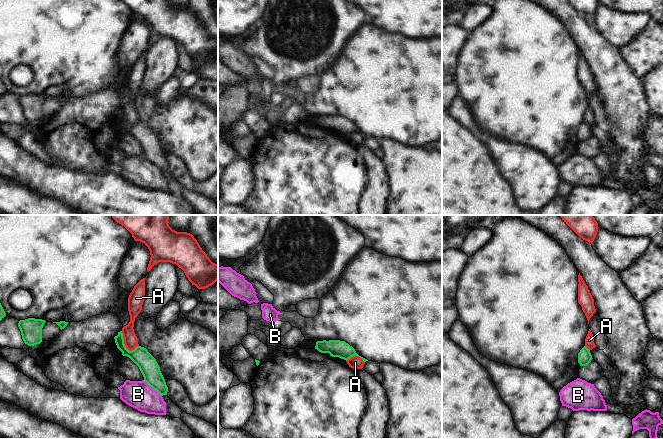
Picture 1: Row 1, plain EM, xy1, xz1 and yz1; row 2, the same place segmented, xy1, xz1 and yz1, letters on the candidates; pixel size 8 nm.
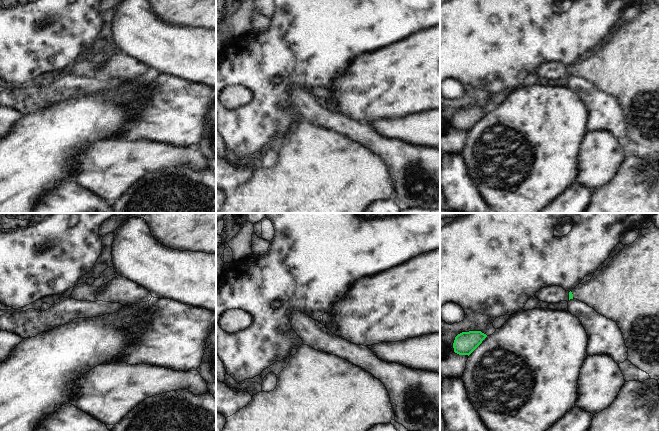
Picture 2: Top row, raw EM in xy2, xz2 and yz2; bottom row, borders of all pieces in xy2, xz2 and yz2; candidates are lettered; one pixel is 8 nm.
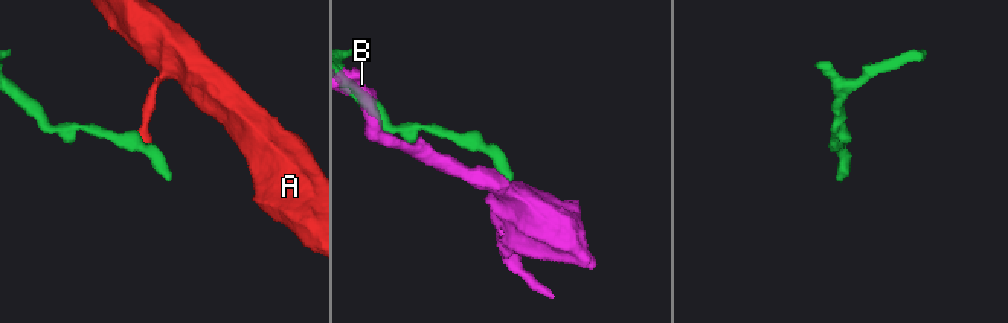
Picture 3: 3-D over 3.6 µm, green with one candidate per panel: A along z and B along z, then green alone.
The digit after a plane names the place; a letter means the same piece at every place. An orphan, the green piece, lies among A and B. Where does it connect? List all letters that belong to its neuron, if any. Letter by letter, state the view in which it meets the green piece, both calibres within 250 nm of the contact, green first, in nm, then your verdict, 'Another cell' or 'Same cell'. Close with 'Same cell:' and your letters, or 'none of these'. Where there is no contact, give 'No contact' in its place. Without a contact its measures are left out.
A: Touches green in xy1. Thickness 150 nm (green) against 110 nm. Another cell
B: Touches green in xy1. Thickness 150 nm (green) against 220 nm. Another cell
Same cell: none of these

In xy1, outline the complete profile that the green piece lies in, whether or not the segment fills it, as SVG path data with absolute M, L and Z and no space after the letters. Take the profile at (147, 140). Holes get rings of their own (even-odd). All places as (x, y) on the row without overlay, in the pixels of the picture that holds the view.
M122 107L118 108L118 111L114 115L122 131L129 133L139 143L144 157L161 172L167 171L168 163L160 147L160 143L148 126L144 123L137 122L134 126L129 127L124 120Z

